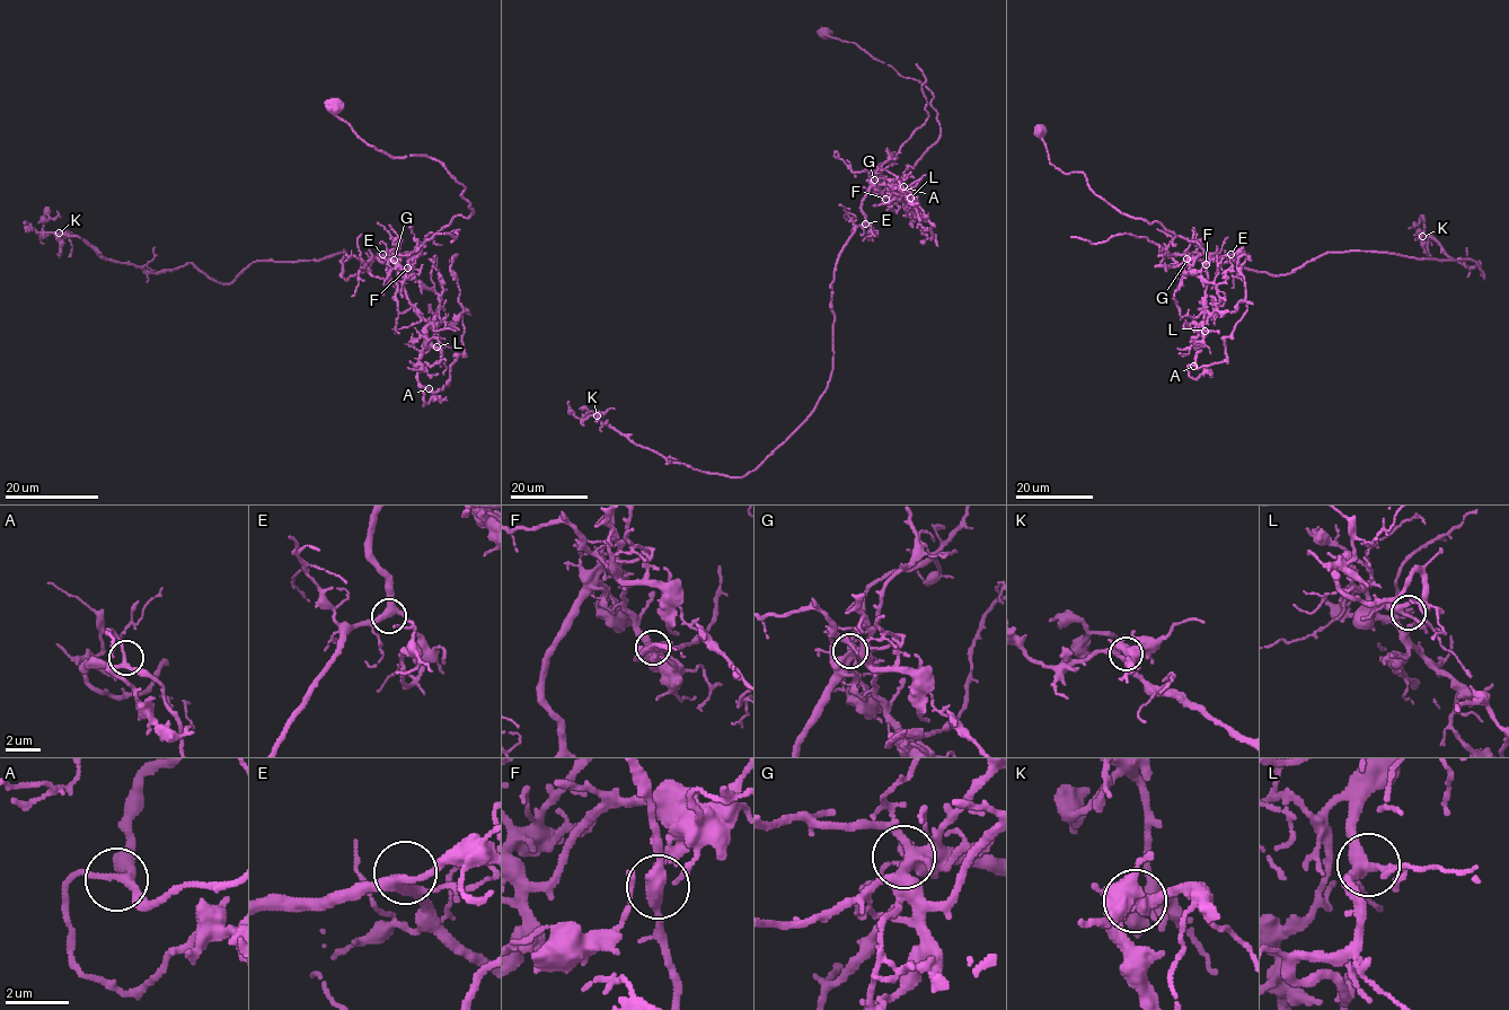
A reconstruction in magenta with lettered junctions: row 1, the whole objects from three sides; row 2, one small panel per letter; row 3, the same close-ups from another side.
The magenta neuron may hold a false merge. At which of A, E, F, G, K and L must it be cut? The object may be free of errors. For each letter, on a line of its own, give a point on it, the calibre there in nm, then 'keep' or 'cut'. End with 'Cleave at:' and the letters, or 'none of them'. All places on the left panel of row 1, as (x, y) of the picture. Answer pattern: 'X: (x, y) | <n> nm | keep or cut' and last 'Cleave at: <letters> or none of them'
A: (429, 388) | 220 nm | keep
E: (382, 254) | 320 nm | keep
F: (407, 268) | 400 nm | cut
G: (394, 260) | 400 nm | keep
K: (59, 233) | 360 nm | keep
L: (437, 347) | 280 nm | keep
Cleave at: F

